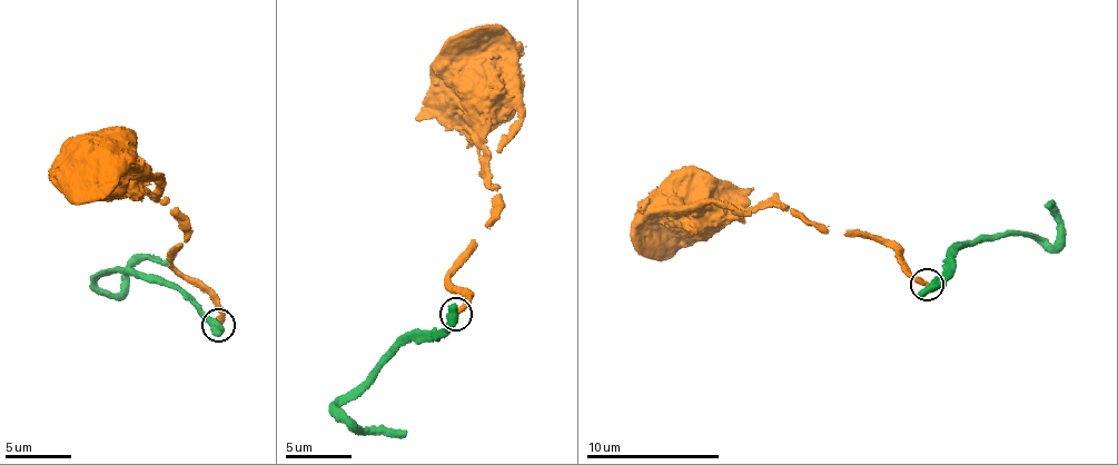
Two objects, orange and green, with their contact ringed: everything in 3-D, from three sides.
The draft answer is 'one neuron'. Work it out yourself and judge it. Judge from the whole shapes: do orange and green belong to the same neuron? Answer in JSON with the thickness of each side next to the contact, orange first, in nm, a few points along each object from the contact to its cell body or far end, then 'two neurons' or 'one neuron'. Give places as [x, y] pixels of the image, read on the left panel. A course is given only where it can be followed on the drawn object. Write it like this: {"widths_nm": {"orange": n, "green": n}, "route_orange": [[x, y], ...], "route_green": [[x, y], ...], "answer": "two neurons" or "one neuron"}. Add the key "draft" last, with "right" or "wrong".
{"widths_nm": {"orange": 360, "green": 700}, "route_orange": [[217, 326], [217, 302], [172, 265], [171, 254], [184, 241], [175, 206], [110, 176], [101, 156]], "route_green": [[217, 326], [177, 289], [109, 269], [95, 284], [112, 295], [121, 289], [137, 263], [151, 257], [169, 264]], "answer": "two neurons", "draft": "wrong"}

